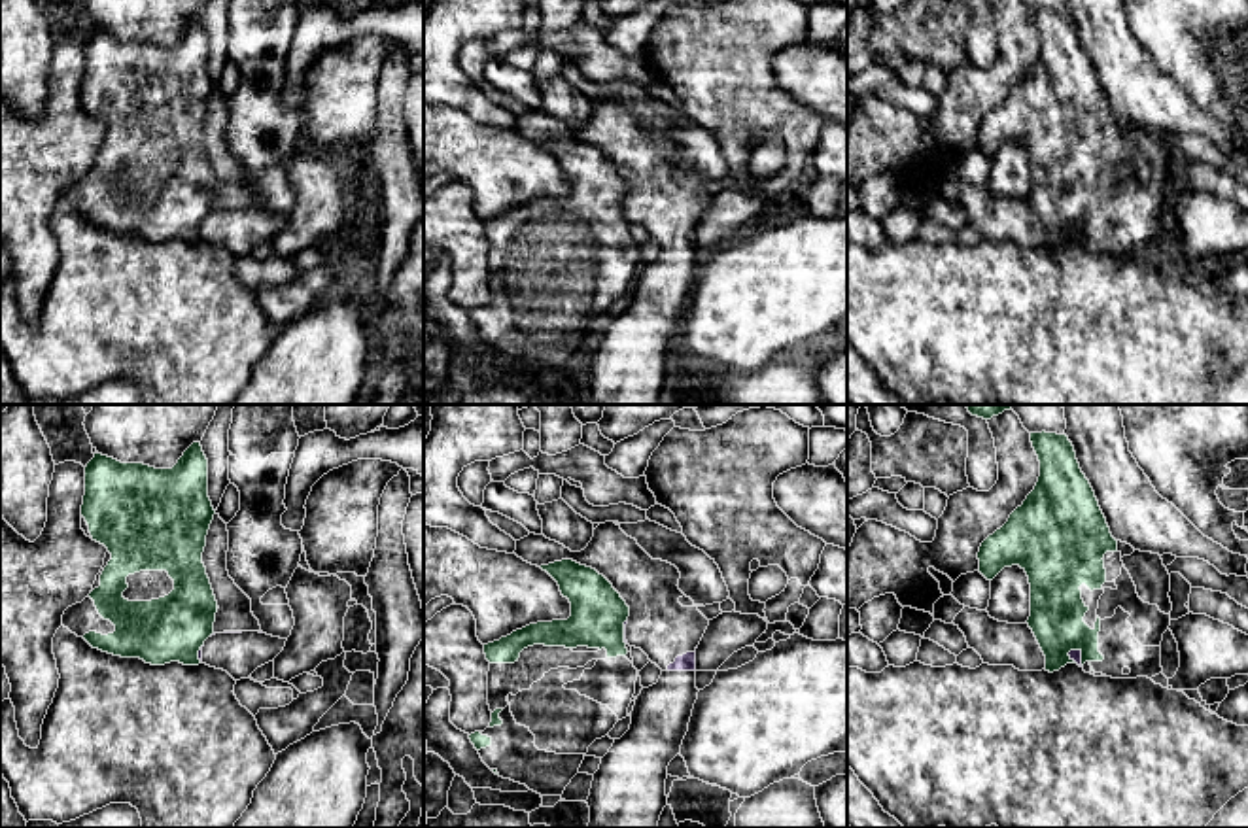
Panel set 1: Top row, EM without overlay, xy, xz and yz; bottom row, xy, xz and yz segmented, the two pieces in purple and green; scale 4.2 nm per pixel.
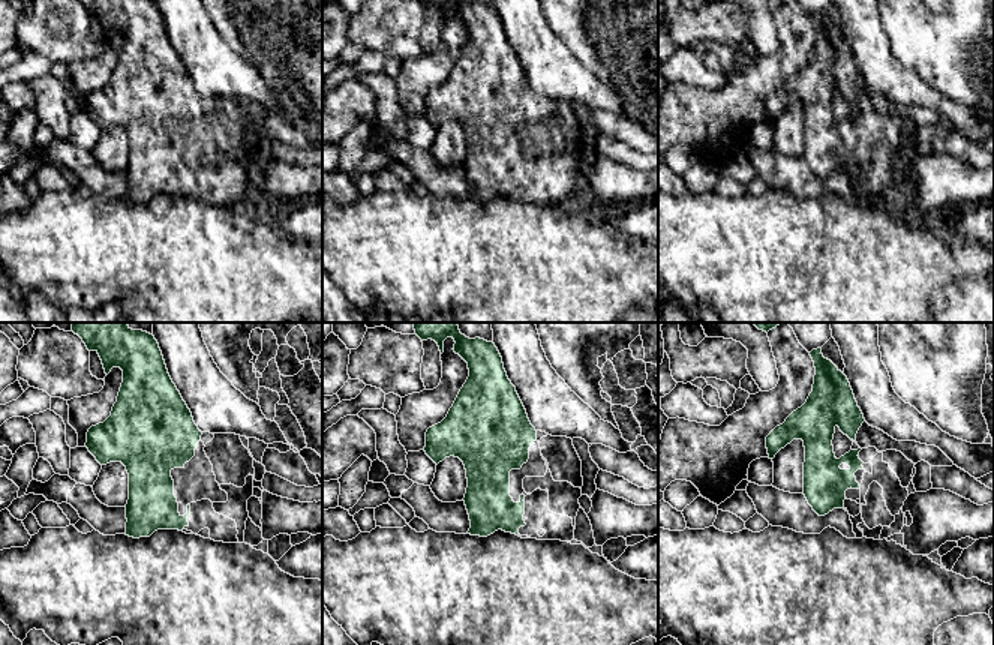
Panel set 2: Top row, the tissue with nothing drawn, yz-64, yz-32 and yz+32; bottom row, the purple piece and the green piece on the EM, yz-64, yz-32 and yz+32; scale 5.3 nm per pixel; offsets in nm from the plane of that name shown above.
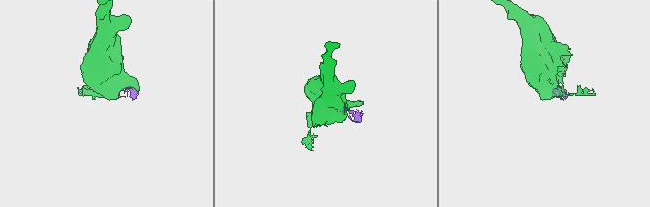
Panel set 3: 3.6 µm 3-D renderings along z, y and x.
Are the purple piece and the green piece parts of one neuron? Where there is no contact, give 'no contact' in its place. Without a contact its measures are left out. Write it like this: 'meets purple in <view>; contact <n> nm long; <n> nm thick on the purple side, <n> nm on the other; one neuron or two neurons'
meets purple in yz; contact 90 nm long; 50 nm thick on the purple side, 220 nm on the other; two neurons

